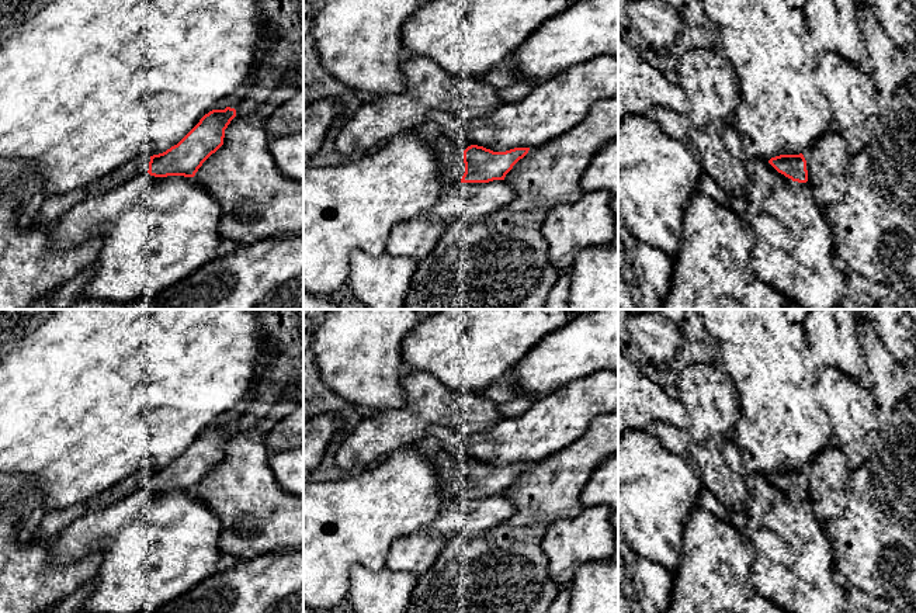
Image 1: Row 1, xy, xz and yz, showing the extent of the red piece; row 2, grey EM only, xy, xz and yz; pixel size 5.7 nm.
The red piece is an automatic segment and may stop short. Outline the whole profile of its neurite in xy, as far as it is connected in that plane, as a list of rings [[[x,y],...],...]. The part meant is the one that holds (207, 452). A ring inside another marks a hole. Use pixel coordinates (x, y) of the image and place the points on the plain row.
[[[230,422],[212,425],[177,460],[166,467],[135,472],[89,501],[66,508],[48,509],[31,538],[51,541],[77,517],[107,508],[140,488],[148,486],[155,492],[194,492],[202,478],[223,460],[225,444],[235,432],[236,425]]]

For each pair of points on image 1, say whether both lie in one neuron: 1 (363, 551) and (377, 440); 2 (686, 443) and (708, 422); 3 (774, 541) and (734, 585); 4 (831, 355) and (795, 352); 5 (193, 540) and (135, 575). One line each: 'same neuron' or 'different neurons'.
1: different neurons
2: same neuron
3: different neurons
4: different neurons
5: same neuron

